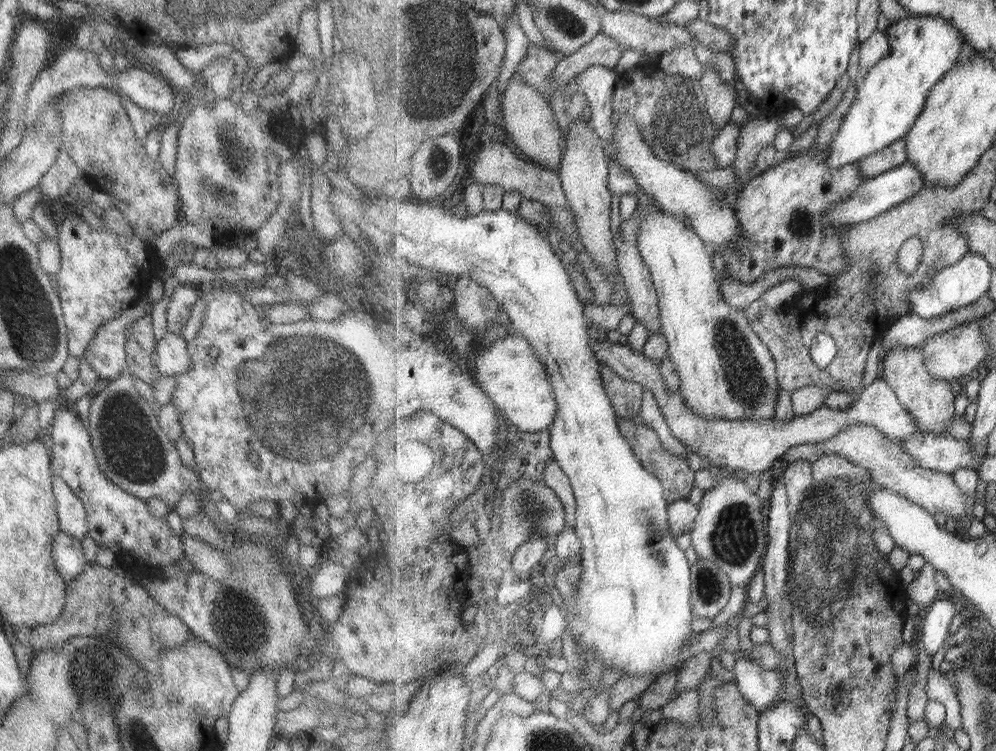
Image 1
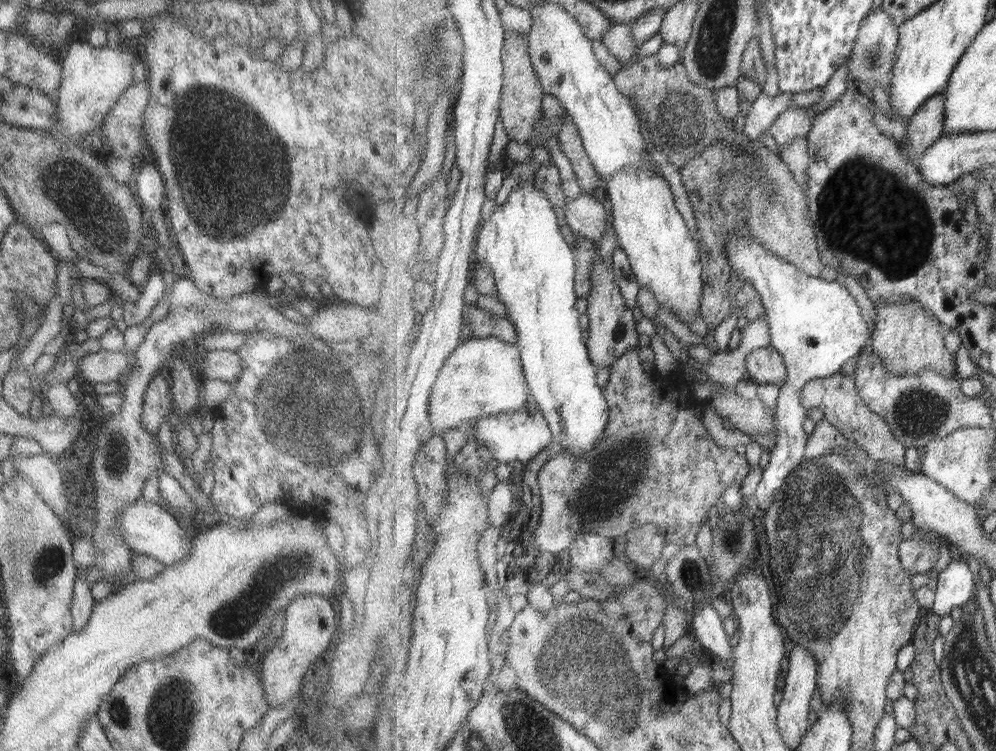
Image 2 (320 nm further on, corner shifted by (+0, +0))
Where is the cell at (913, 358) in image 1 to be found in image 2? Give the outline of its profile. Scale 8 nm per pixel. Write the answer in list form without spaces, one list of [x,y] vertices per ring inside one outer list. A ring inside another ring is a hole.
[[[880,303],[876,325],[872,331],[870,350],[881,355],[885,368],[897,376],[919,374],[935,370],[947,378],[957,376],[955,353],[945,346],[946,328],[942,322],[920,303]]]

